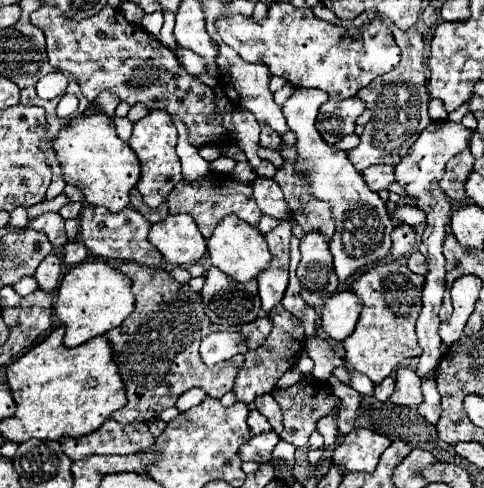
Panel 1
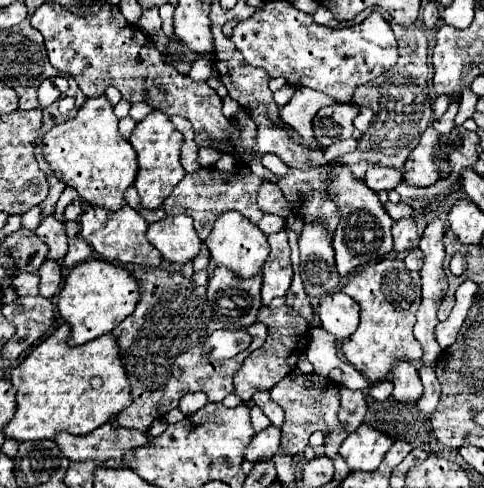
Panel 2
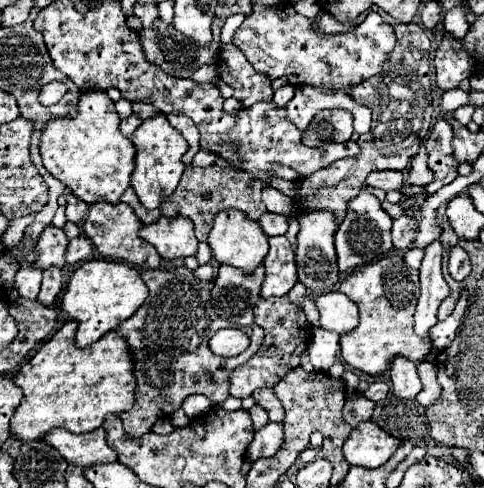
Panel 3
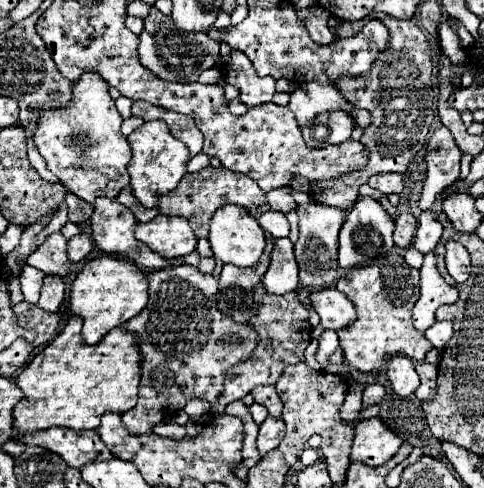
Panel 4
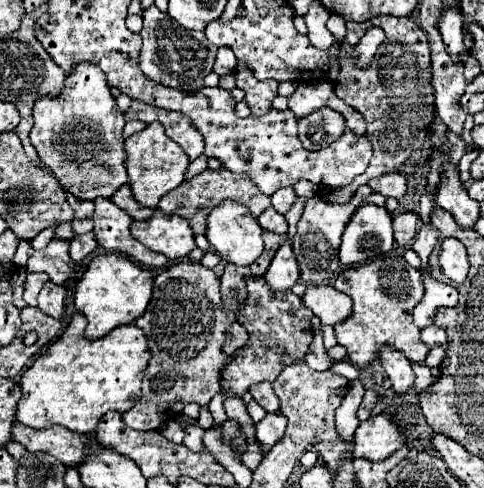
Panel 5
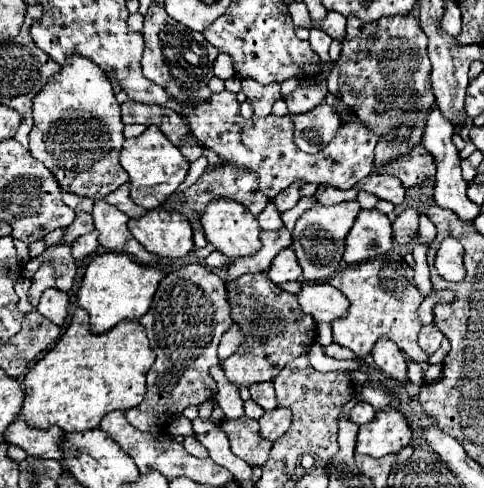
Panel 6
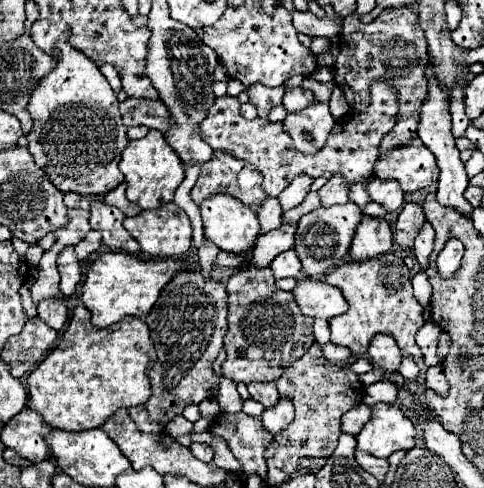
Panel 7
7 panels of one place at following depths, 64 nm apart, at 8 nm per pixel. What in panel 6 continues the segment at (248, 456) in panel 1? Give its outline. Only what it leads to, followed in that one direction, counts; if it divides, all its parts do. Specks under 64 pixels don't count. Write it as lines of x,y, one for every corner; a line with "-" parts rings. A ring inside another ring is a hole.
280,406
276,410
272,410
272,412
264,412
264,416
258,420
260,436
270,440
270,442
276,442
288,430
290,420
292,420
290,410
280,408

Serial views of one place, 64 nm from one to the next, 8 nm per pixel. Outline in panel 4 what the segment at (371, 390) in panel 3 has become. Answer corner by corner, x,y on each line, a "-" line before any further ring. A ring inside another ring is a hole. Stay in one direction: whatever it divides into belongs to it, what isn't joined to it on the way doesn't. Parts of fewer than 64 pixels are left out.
370,384
364,390
364,398
362,398
362,406
370,406
370,404
378,404
382,398
386,396
386,388
382,384

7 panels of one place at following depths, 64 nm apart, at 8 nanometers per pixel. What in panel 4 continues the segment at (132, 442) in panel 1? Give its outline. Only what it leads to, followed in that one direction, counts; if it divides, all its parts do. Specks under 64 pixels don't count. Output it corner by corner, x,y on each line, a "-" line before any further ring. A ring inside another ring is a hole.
48,428
28,436
20,436
24,444
44,446
56,452
68,466
82,468
88,462
104,462
112,458
112,452
100,440
98,430
72,432
70,428

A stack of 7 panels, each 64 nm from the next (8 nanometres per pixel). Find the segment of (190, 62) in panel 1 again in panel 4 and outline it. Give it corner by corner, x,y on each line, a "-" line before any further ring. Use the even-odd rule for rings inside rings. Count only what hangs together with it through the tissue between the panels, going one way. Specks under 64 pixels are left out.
212,66
212,68
208,68
208,70
204,70
200,74
198,82
202,82
202,84
218,84
220,82
220,76
222,76
220,68
218,66

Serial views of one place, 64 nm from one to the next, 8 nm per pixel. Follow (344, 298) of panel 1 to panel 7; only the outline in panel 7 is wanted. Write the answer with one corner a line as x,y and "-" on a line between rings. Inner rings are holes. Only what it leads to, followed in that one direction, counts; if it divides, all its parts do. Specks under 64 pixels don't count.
298,280
298,286
292,294
296,296
296,302
304,316
310,318
332,320
334,316
344,314
348,310
348,302
344,300
342,292
320,280

